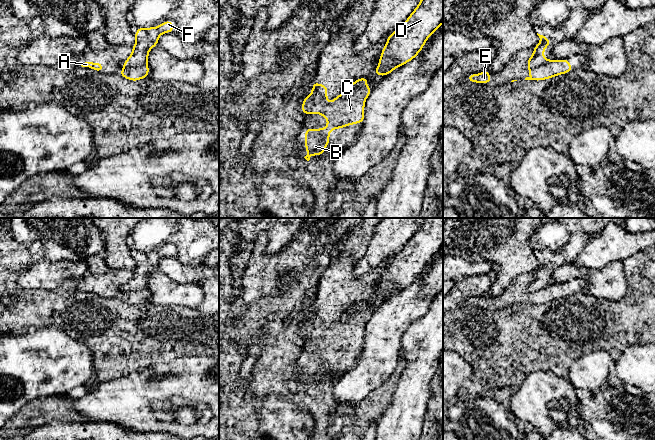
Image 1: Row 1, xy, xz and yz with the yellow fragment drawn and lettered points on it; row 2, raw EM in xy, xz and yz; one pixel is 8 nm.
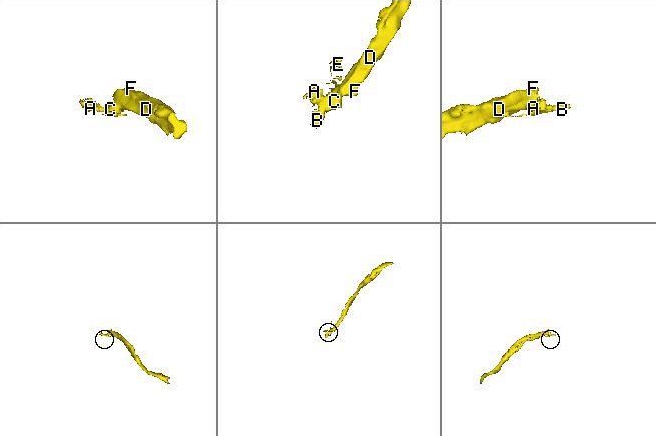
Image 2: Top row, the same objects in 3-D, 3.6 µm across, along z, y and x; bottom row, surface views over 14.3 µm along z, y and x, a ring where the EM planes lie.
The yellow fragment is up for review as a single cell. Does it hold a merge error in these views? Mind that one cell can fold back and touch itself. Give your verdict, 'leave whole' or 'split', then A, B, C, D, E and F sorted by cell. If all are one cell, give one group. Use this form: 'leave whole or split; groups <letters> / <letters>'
split; groups A B C E / D F

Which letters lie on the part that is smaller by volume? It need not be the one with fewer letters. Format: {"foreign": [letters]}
{"foreign": ["A", "B", "C", "E"]}

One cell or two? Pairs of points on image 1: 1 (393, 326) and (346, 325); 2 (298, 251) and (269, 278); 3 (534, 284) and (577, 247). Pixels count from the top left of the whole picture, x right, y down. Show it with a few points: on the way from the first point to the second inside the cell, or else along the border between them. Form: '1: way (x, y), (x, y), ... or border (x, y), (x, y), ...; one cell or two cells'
1: border (378, 305), (365, 324), (364, 344), (362, 346); two cells
2: way (290, 257), (275, 270); one cell
3: way (544, 273), (558, 257), (566, 254); one cell

